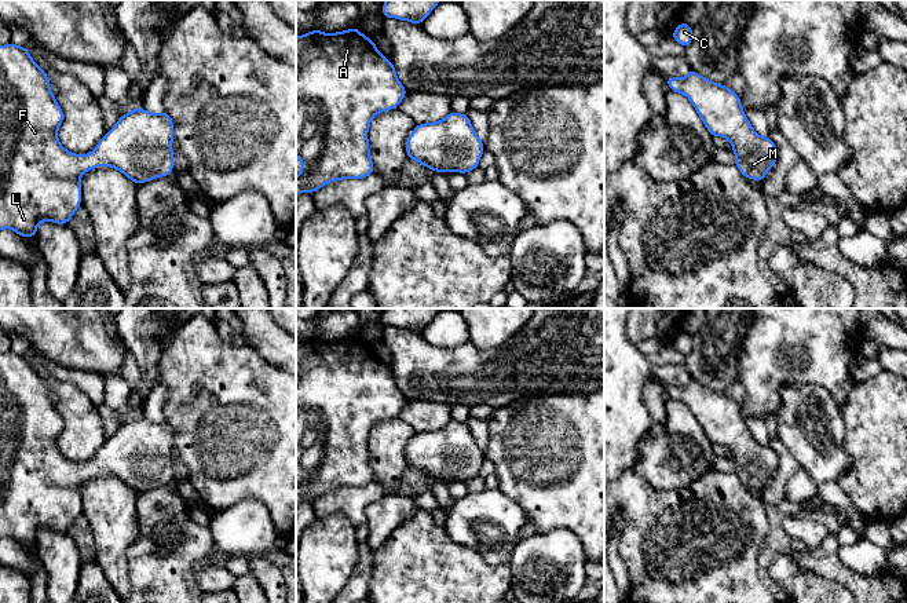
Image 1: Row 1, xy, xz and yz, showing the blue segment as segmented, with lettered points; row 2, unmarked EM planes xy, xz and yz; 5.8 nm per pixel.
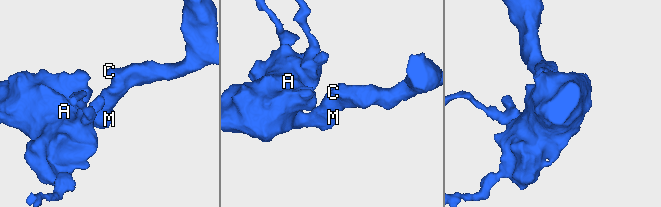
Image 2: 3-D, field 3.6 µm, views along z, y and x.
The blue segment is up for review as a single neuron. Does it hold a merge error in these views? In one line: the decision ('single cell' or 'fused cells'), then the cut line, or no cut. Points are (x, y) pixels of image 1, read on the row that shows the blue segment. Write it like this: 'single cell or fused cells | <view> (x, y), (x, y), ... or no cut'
single cell | no cut

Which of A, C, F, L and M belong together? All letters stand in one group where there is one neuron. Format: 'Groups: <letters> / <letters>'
Groups: A C F L M

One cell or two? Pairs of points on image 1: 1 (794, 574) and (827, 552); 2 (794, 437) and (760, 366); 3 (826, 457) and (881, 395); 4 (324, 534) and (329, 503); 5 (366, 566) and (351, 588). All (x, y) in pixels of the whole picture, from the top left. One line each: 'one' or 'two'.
1: two
2: two
3: two
4: two
5: one

